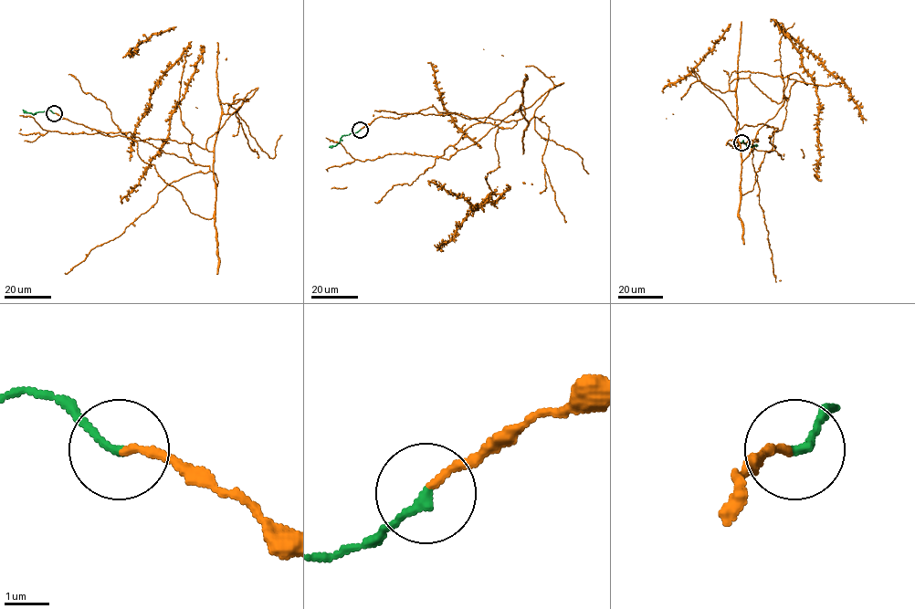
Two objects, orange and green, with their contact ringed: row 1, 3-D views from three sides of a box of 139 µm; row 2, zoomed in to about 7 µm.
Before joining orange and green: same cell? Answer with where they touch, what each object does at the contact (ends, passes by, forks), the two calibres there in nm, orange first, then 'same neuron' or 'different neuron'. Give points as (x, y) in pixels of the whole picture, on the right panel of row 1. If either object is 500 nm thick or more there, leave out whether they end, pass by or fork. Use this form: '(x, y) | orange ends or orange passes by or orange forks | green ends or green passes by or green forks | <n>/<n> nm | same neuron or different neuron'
(741, 142) | orange ends | green ends | 160/190 nm | same neuron

